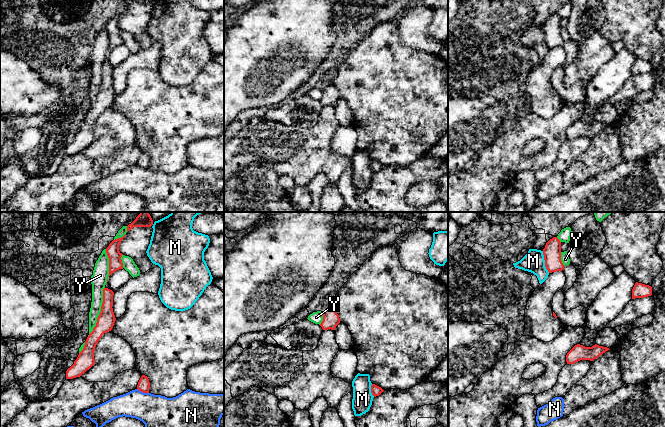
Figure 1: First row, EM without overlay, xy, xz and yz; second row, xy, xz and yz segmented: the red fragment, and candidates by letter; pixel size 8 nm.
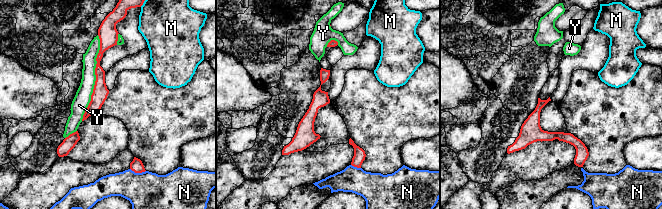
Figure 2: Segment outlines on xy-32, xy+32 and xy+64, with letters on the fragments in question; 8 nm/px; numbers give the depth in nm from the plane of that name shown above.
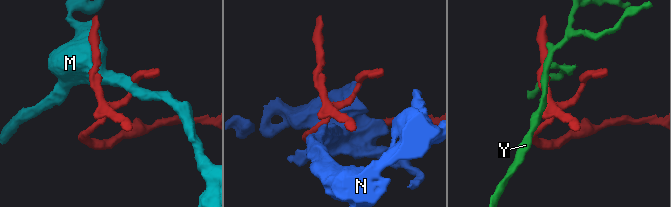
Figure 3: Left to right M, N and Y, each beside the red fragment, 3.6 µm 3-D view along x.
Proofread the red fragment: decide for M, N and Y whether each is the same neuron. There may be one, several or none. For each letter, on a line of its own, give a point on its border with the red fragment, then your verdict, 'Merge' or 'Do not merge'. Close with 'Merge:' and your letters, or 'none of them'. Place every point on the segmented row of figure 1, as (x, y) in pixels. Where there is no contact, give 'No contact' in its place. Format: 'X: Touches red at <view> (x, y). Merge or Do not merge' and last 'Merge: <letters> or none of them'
M: Touches red at yz (545, 262). Do not merge
N: Touches red at xy (143, 392). Do not merge
Y: Touches red at xy (100, 312). Do not merge
Merge: none of them

